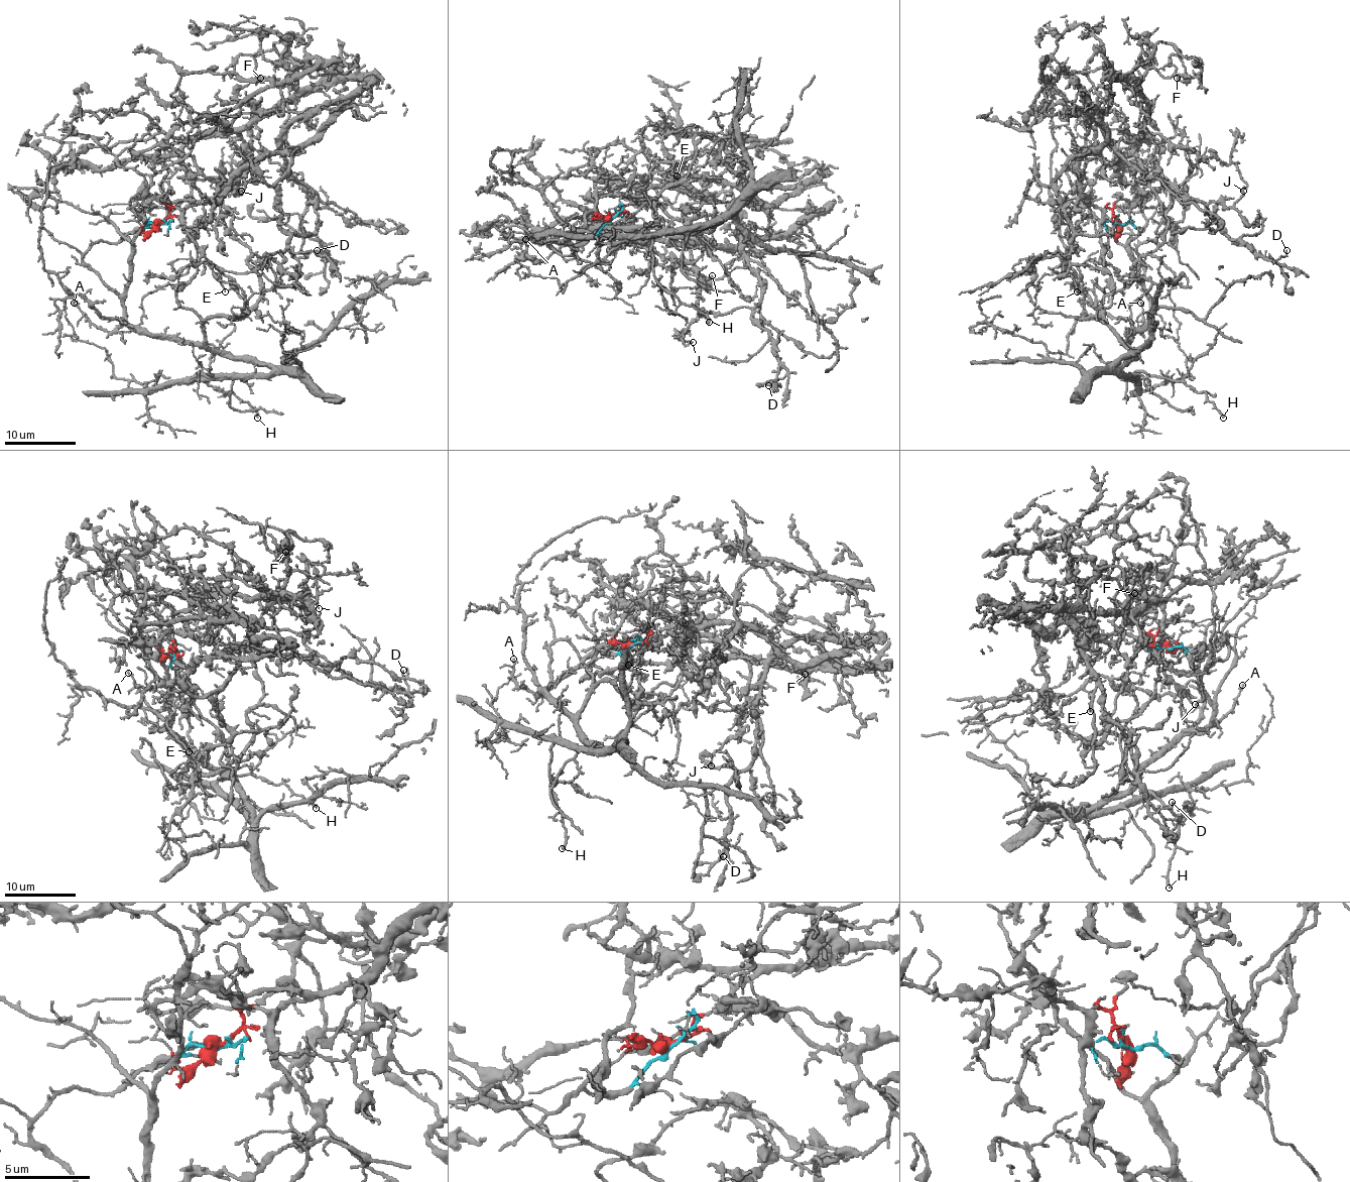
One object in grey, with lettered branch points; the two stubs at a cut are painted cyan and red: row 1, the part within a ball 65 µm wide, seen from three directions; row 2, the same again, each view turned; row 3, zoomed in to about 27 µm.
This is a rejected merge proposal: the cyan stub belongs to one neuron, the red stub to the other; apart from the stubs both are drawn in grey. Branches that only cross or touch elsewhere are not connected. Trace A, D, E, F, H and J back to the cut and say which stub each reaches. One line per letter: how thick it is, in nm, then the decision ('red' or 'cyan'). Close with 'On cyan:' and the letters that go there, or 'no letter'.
A: calibre 170 nm; cyan
D: calibre 140 nm; red
E: calibre 100 nm; cyan
F: calibre 160 nm; red
H: calibre 150 nm; cyan
J: calibre 140 nm; red
On cyan: A, E, H

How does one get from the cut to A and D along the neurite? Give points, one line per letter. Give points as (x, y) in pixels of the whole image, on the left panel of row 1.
A: (161, 223), (135, 228), (126, 239), (131, 244), (131, 279), (124, 322), (100, 329), (73, 303)
D: (161, 223), (295, 152), (344, 102), (281, 141), (309, 195), (301, 226), (335, 260), (318, 249)

